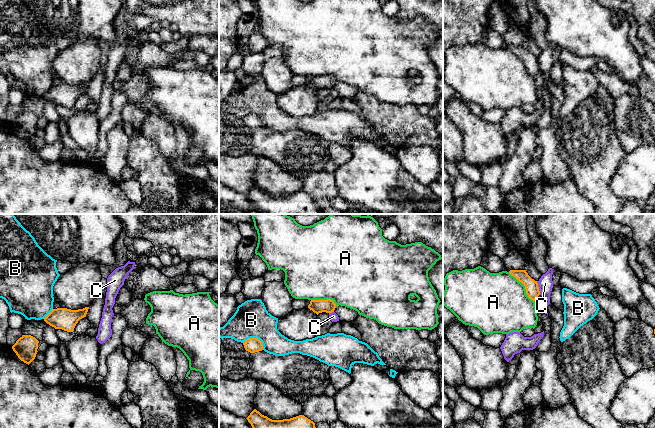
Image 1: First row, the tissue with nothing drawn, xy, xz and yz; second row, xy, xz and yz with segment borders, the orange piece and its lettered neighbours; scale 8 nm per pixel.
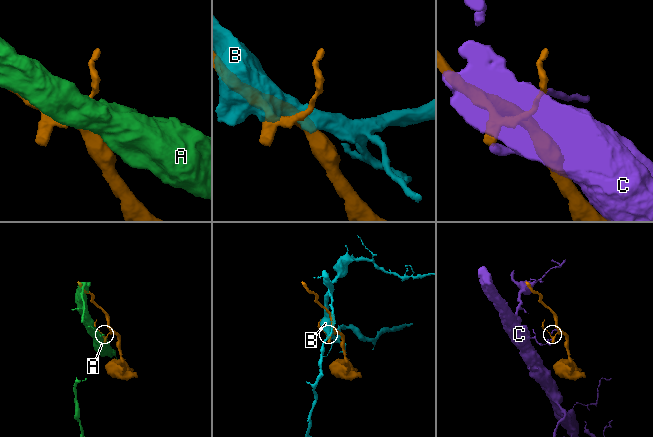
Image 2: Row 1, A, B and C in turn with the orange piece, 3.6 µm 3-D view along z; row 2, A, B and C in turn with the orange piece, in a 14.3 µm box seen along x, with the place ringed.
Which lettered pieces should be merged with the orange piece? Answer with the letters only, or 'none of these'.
none of these

